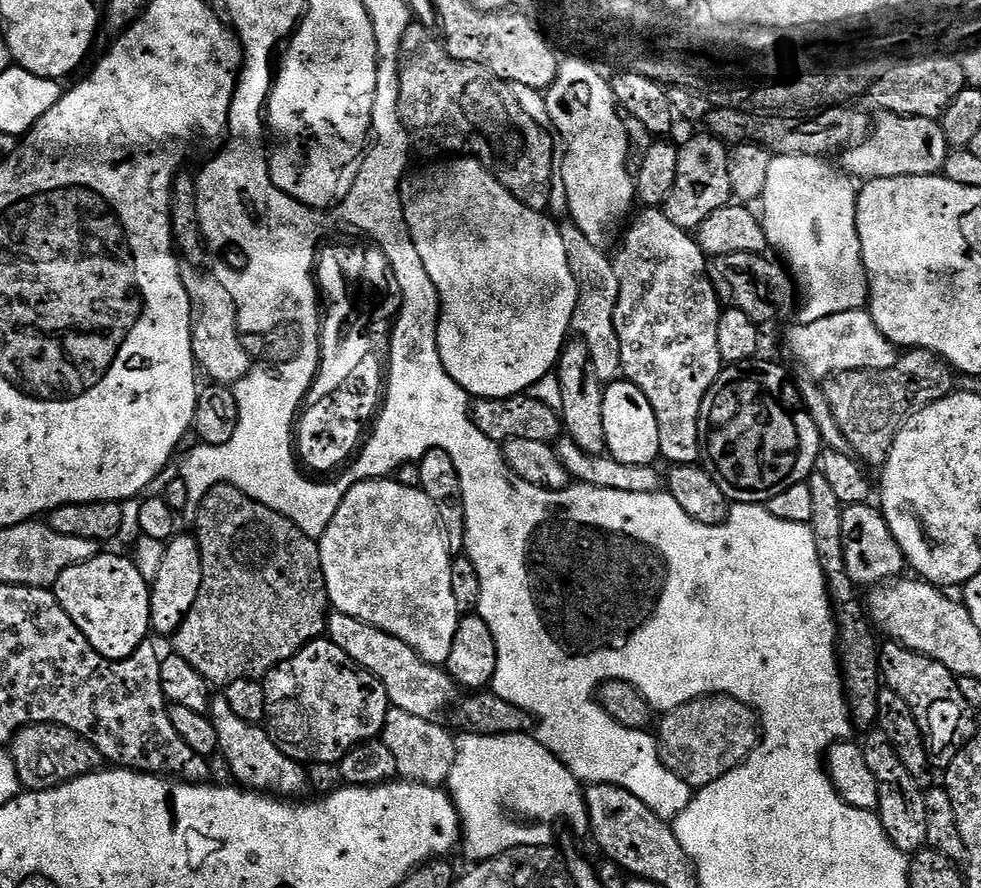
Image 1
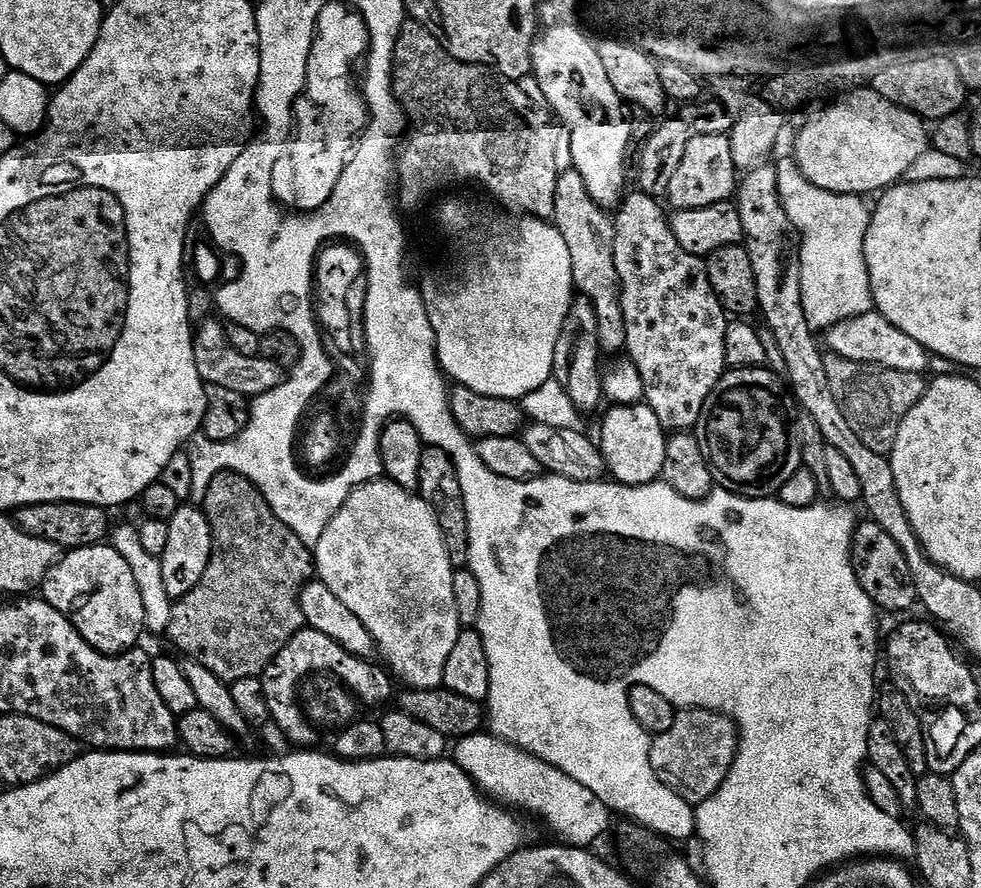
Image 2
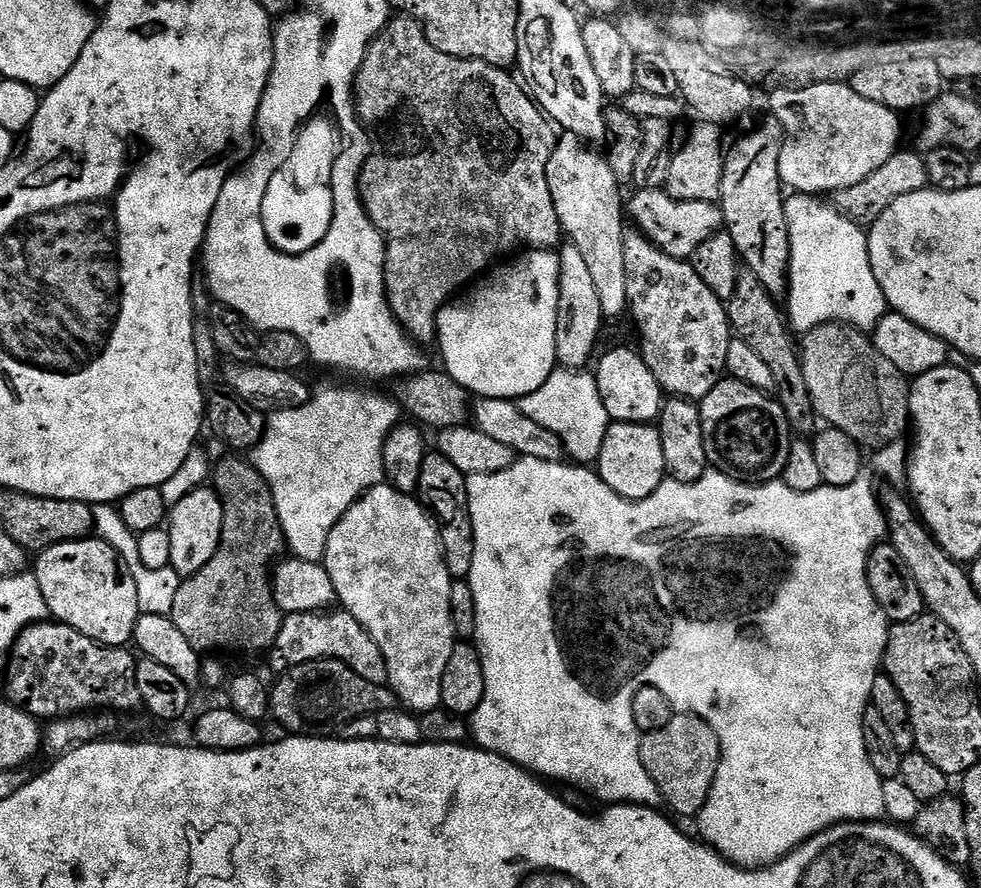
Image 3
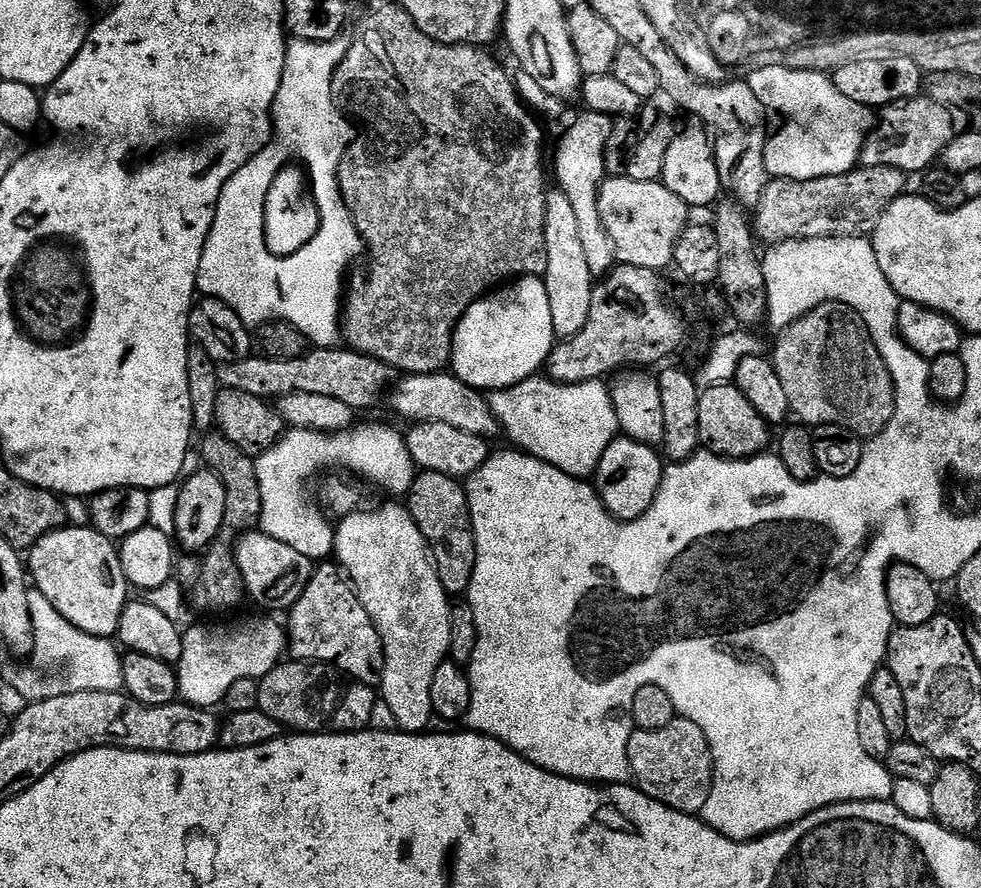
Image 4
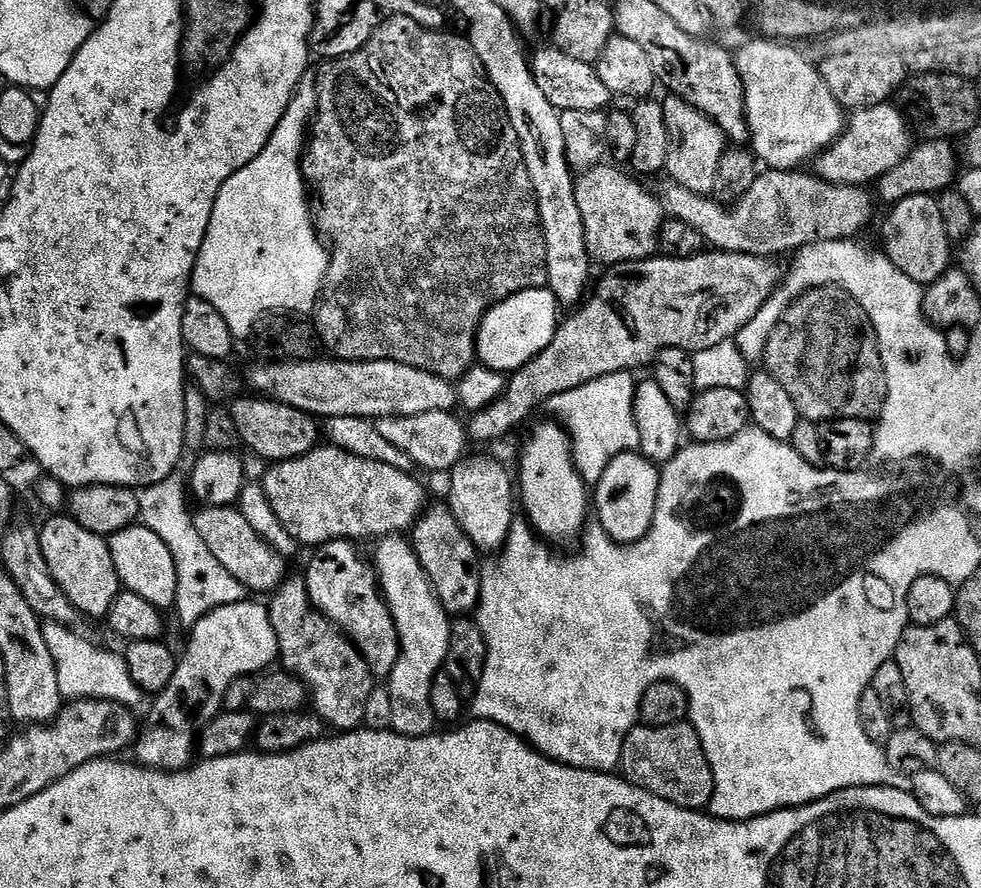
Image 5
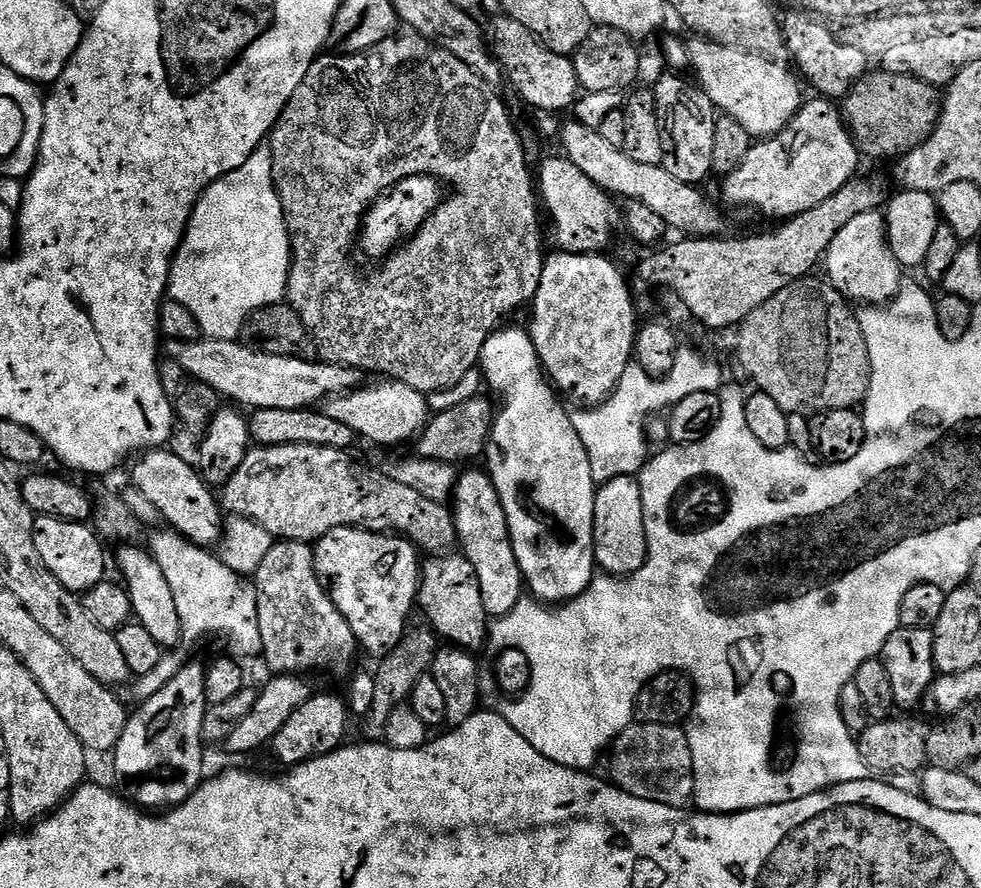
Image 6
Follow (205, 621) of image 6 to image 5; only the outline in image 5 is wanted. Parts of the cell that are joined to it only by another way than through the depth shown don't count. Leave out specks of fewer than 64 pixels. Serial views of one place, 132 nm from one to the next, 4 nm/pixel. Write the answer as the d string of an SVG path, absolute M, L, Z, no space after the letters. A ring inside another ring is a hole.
M174 471L160 482L149 484L139 491L138 498L141 523L162 538L173 556L177 574L174 612L190 628L209 611L243 601L248 591L222 566L198 533L195 519L188 512L188 480L182 472ZM46 622L42 626L47 649L58 670L59 692L68 702L73 700L114 701L124 707L136 708L144 693L130 678L129 667L121 653L104 650L76 634L69 625Z

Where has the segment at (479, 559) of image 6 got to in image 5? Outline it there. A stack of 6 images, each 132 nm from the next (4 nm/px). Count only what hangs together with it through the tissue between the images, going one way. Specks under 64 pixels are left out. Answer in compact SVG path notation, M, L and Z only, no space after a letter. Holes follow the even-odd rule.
M492 456L465 457L449 471L446 503L463 532L481 552L495 553L503 549L512 528L512 500L514 504L514 476L507 472Z

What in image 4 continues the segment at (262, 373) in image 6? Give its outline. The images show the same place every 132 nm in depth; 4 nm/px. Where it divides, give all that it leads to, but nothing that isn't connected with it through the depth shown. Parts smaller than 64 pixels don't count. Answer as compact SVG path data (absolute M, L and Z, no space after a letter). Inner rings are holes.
M447 371L432 372L428 376L405 375L391 389L392 408L400 416L412 420L416 424L433 424L442 422L446 426L454 426L454 430L466 430L466 434L474 434L485 438L500 436L500 423L488 405L488 396L481 389L471 388L456 375Z

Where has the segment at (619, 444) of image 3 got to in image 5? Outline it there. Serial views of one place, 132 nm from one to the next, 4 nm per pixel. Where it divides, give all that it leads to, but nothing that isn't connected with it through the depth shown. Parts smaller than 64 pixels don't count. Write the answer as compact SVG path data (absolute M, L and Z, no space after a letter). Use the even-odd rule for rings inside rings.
M639 451L623 452L606 466L606 472L594 486L594 520L600 523L605 537L613 545L631 546L640 543L650 530L658 486L660 485L661 469L642 456Z

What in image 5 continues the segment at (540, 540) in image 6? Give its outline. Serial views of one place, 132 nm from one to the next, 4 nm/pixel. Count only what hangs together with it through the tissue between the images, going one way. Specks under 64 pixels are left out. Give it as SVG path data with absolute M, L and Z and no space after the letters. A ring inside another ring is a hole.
M551 423L540 424L529 434L520 452L520 476L518 472L518 500L524 503L527 523L548 542L578 535L584 519L590 516L590 492L572 460L567 433L557 423ZM556 476L564 480L564 488L552 488Z

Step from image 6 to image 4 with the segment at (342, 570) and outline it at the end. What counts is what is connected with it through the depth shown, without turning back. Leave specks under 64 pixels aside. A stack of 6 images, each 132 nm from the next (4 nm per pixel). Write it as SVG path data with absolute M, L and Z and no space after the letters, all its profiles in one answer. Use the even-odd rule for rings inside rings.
M324 562L313 567L310 582L306 590L302 590L302 598L287 609L287 616L291 659L330 664L341 673L349 672L357 684L379 685L384 673L384 643L355 588L335 563Z

